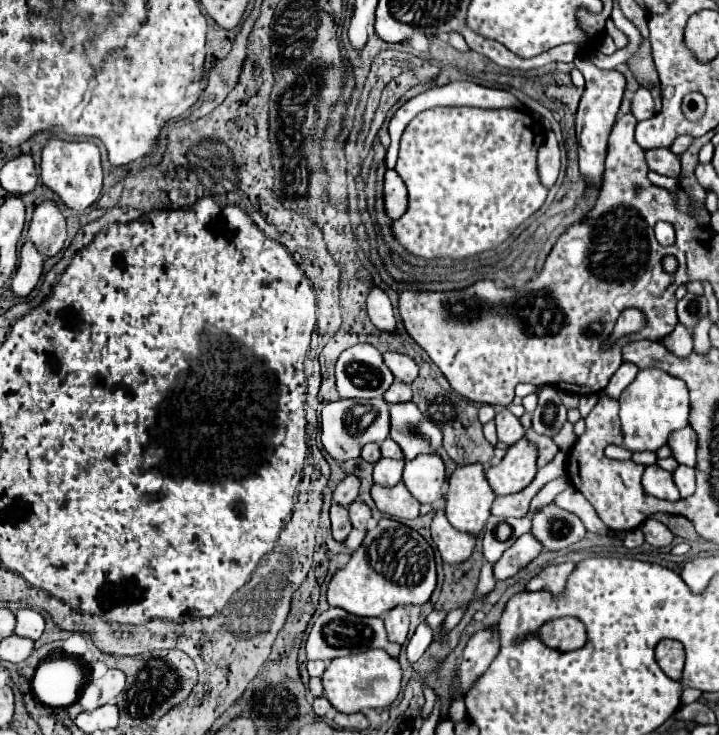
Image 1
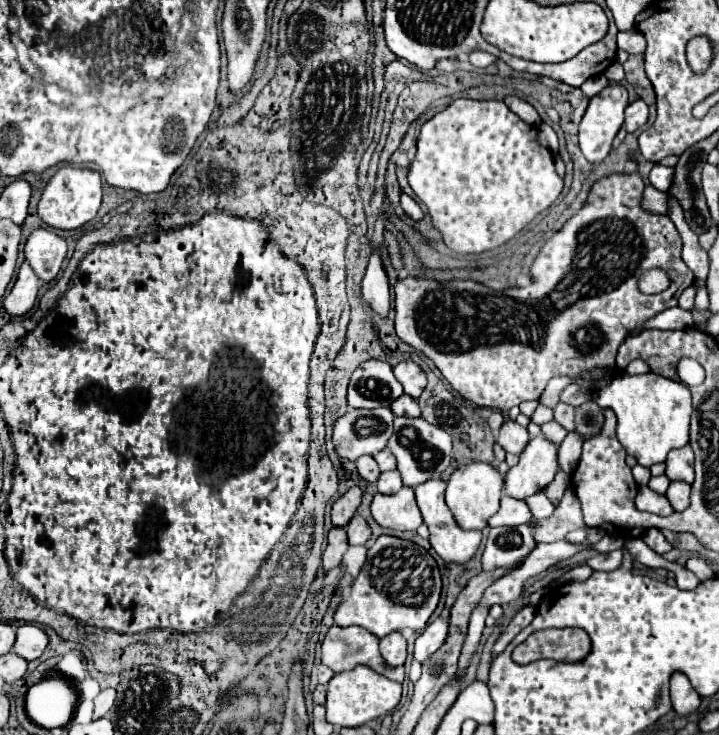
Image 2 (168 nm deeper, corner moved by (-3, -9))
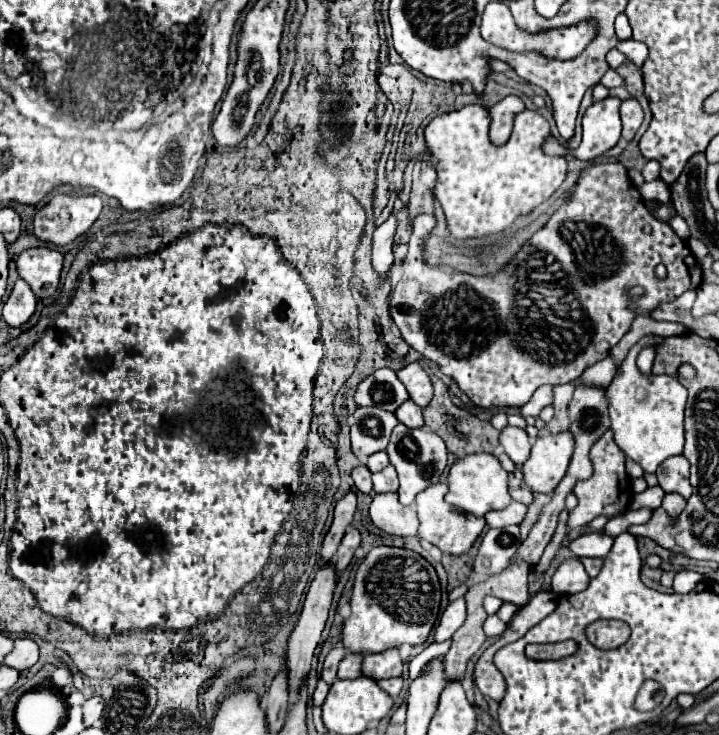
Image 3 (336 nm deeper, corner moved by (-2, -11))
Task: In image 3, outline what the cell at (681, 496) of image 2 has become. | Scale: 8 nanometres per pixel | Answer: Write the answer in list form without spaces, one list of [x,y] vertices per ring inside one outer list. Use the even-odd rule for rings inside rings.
[[[669,492],[669,494],[665,494],[661,506],[663,506],[673,518],[677,518],[677,516],[683,512],[683,508],[685,508],[685,498],[679,496],[679,494],[675,494],[675,492]]]

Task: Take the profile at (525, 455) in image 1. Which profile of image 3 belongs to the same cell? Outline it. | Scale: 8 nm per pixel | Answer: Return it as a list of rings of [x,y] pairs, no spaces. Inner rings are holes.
[[[569,430],[559,432],[559,434],[539,436],[531,448],[529,460],[523,464],[523,488],[529,488],[531,492],[551,494],[555,486],[561,482],[561,478],[565,476],[571,454],[573,454],[573,436]]]

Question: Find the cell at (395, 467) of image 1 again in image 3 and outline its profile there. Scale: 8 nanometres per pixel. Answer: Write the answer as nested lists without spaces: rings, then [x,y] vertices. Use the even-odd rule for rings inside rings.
[[[393,466],[383,468],[381,472],[373,474],[373,492],[375,494],[387,494],[387,492],[397,492],[397,472]]]

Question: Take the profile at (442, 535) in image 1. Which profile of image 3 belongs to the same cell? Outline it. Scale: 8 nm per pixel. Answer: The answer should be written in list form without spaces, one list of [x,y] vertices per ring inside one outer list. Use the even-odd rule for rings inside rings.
[[[443,482],[433,484],[433,486],[425,488],[423,492],[419,492],[419,496],[415,500],[415,508],[417,508],[417,514],[419,514],[419,536],[429,540],[441,552],[447,552],[447,554],[453,554],[453,556],[461,556],[461,554],[471,550],[471,546],[475,544],[477,536],[483,532],[485,520],[483,518],[475,518],[475,516],[463,516],[459,510],[451,508],[443,500],[445,494],[447,494],[447,484],[443,484]]]

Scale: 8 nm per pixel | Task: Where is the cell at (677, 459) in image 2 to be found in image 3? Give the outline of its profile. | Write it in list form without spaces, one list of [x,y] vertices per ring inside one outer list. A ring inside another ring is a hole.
[[[679,454],[667,458],[659,468],[657,468],[657,478],[659,486],[665,492],[679,492],[683,498],[691,496],[691,484],[689,484],[689,460]]]

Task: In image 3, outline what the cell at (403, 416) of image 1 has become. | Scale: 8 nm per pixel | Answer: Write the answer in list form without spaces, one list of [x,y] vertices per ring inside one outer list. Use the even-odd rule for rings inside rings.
[[[397,424],[397,428],[391,434],[389,446],[387,446],[387,454],[399,474],[399,502],[413,504],[415,496],[423,488],[439,482],[439,478],[447,466],[449,452],[447,452],[443,438],[437,436],[435,432],[431,432],[427,428],[407,428],[405,424]]]

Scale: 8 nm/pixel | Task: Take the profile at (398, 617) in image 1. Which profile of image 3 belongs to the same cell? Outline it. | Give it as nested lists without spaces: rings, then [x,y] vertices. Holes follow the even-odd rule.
[[[389,648],[377,654],[365,654],[363,676],[381,680],[381,678],[401,676],[401,672],[403,672],[403,662],[399,656],[399,648]]]

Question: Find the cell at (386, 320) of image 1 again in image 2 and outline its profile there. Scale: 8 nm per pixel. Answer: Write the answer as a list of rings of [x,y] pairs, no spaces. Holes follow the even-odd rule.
[[[372,248],[370,262],[362,280],[362,296],[372,306],[374,312],[386,316],[390,312],[390,284],[382,264],[382,256],[378,248]]]

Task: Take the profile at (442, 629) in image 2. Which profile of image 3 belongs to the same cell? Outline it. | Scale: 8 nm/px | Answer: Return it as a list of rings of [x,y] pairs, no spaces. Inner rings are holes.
[[[459,598],[459,600],[451,602],[451,604],[445,608],[445,612],[443,612],[443,616],[441,616],[441,622],[439,622],[439,626],[435,628],[433,640],[435,640],[435,642],[445,642],[445,640],[449,640],[449,638],[453,636],[453,632],[463,624],[463,616],[465,616],[465,600]]]

